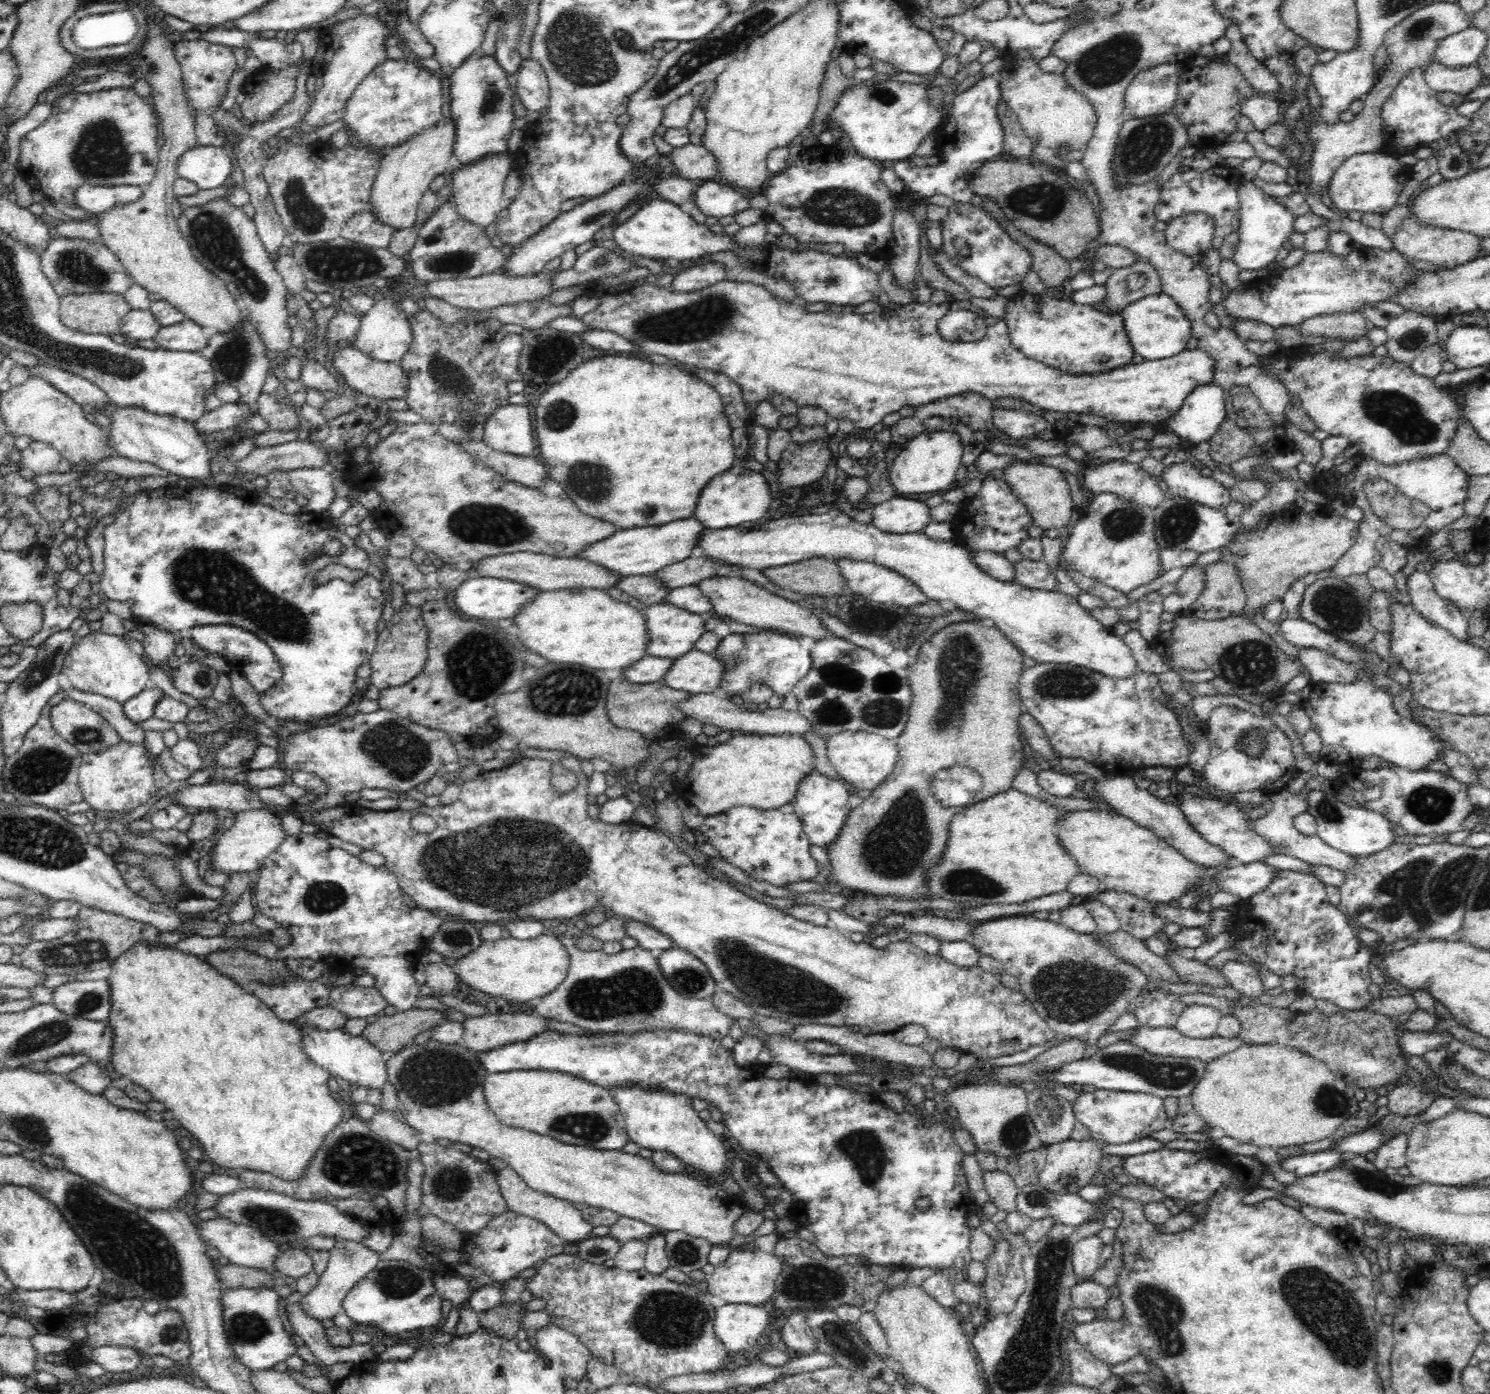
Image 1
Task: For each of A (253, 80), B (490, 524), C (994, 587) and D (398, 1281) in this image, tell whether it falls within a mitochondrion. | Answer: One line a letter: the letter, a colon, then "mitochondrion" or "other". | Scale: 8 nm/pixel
A: other
B: mitochondrion
C: other
D: mitochondrion

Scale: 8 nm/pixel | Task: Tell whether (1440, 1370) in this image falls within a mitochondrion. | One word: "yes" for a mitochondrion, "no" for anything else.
yes

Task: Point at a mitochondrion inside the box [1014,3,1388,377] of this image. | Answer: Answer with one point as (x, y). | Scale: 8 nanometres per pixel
(1109, 61)

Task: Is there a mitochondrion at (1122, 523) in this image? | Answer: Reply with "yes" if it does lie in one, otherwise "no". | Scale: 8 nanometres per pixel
yes

